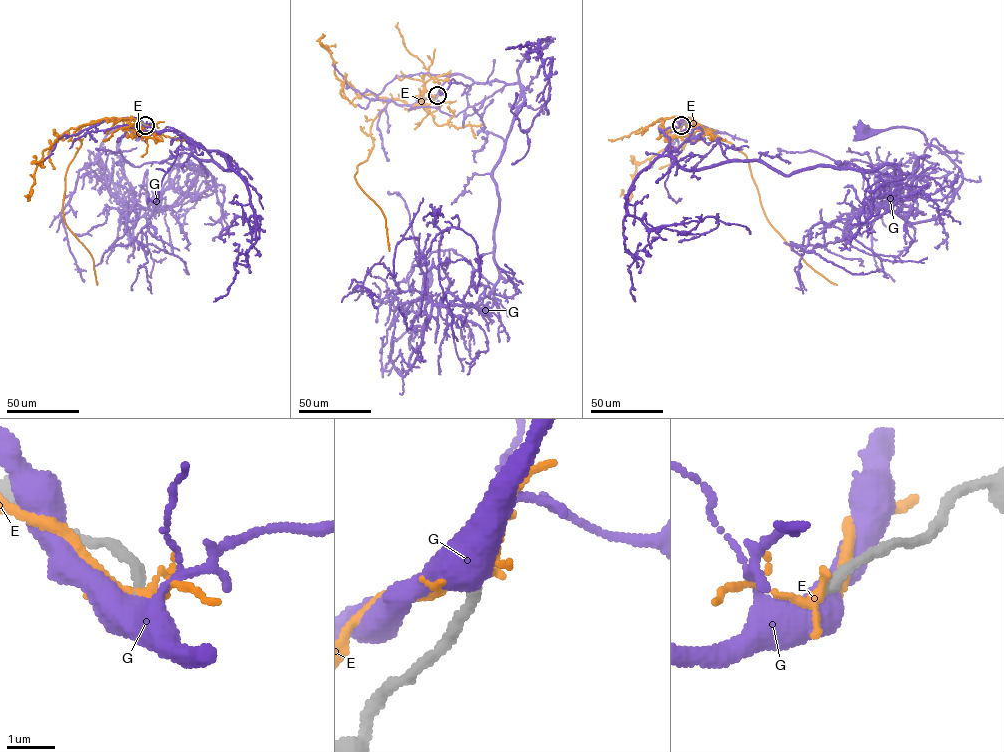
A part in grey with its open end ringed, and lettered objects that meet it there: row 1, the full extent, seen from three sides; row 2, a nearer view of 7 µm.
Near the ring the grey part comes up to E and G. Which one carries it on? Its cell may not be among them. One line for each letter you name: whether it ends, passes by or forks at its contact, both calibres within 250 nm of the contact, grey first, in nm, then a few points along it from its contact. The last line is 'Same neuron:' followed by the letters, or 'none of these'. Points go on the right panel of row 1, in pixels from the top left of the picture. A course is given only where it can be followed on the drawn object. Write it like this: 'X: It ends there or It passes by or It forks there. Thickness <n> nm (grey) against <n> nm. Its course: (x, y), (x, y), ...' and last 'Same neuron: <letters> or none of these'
Same neuron: none of these

